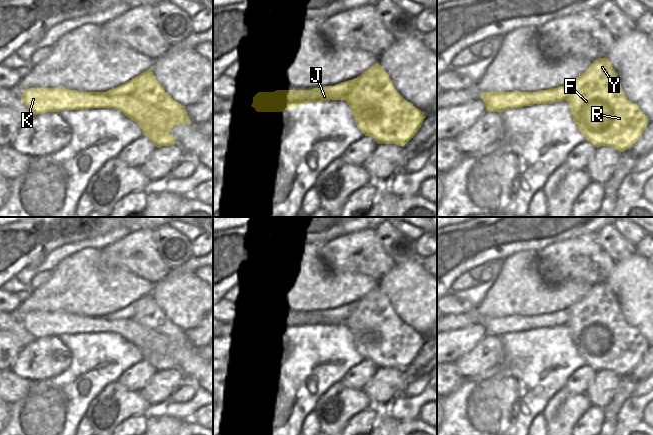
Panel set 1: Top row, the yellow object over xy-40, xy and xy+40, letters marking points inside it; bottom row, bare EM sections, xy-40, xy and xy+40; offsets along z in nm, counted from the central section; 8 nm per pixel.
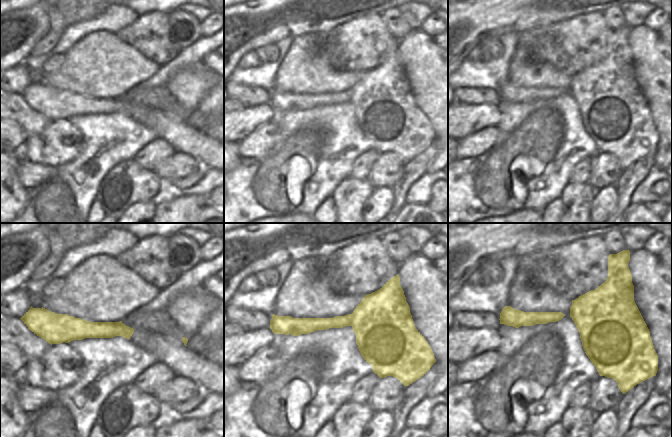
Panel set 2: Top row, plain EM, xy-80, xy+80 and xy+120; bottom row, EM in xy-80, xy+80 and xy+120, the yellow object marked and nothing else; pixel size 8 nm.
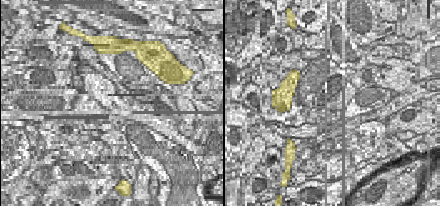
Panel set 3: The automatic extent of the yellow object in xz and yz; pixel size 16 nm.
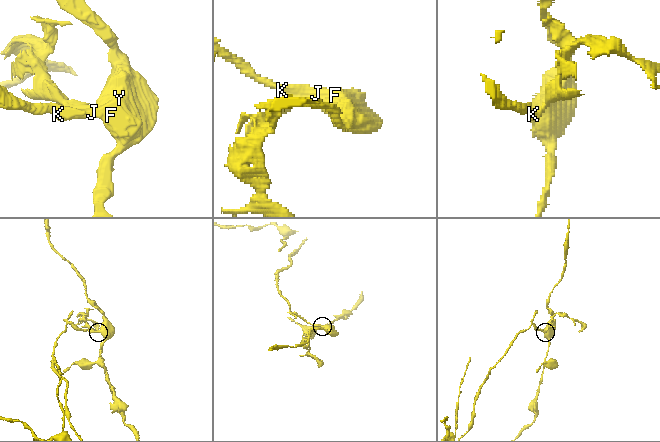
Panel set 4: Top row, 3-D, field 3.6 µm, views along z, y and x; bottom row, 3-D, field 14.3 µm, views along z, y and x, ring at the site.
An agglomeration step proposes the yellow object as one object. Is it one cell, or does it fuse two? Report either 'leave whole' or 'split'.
split

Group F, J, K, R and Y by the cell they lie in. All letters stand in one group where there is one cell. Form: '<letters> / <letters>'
F R Y / J K

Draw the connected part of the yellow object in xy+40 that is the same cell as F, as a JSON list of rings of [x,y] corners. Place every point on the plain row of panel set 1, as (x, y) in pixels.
[[[607,282],[593,284],[589,293],[573,304],[567,325],[579,355],[596,372],[610,370],[624,376],[649,347],[641,333],[627,323]]]

